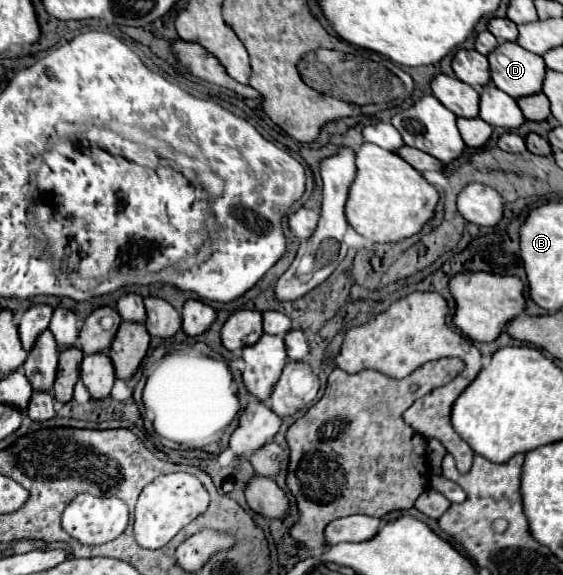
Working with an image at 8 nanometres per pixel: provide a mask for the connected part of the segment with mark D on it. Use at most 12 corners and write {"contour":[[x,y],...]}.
{"contour":[[515,42],[489,52],[493,84],[513,98],[541,92],[545,62]]}

